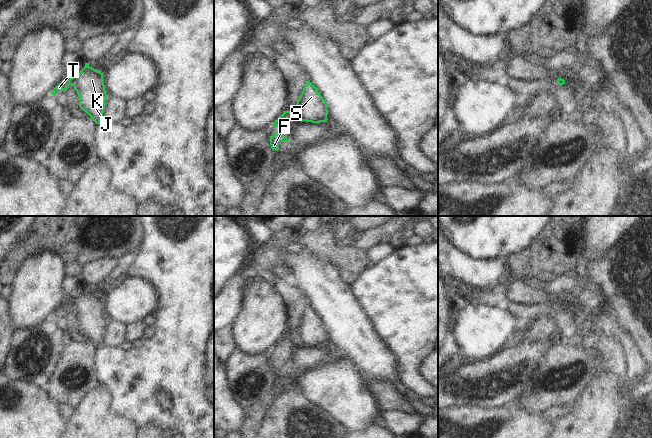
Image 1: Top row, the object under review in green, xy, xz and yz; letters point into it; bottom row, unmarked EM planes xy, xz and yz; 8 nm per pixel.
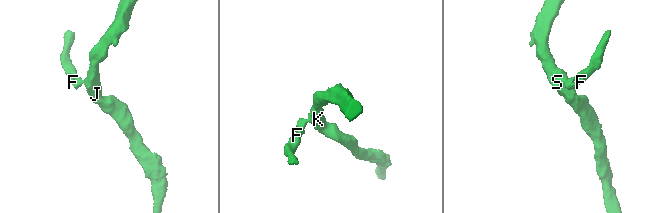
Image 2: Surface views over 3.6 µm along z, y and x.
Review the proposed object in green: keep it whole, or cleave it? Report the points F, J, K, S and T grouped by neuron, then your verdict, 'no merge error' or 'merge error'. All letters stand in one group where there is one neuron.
groups F T / J K S; merge error

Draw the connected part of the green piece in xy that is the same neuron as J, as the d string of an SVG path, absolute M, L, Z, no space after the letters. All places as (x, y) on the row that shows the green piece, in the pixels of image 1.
M85 63L81 72L69 79L79 97L79 107L91 119L100 124L103 116L107 94L103 83L103 73Z

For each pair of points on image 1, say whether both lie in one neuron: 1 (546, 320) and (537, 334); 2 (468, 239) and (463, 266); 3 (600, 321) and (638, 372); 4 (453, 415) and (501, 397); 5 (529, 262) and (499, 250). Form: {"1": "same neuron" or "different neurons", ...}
{"1": "same neuron", "2": "different neurons", "3": "same neuron", "4": "different neurons", "5": "different neurons"}

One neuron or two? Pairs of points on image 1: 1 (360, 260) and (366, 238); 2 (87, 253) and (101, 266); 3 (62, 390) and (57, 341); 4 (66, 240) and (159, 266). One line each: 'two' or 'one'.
1: two
2: two
3: two
4: two

